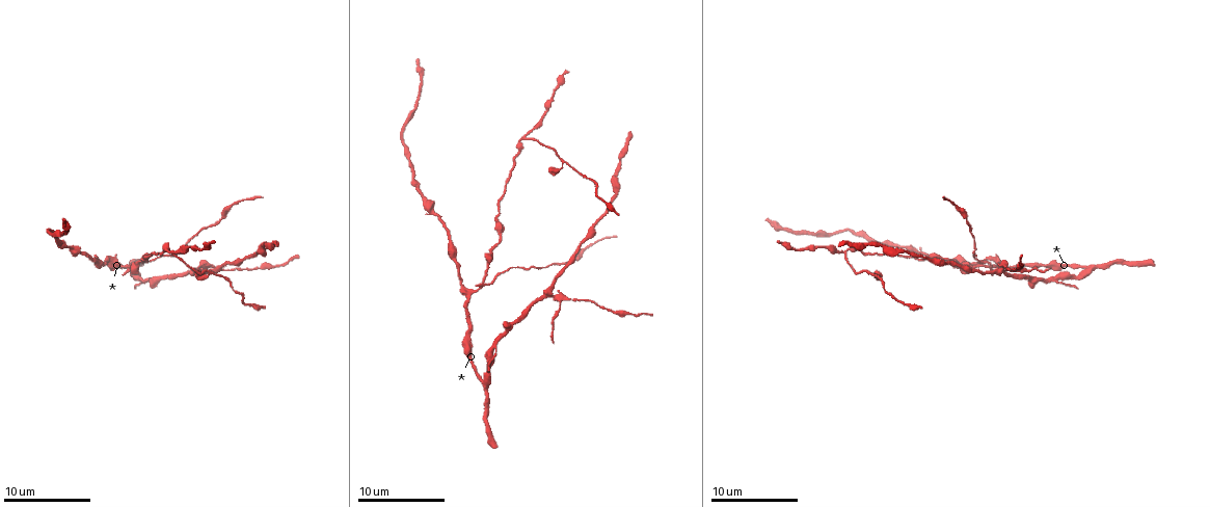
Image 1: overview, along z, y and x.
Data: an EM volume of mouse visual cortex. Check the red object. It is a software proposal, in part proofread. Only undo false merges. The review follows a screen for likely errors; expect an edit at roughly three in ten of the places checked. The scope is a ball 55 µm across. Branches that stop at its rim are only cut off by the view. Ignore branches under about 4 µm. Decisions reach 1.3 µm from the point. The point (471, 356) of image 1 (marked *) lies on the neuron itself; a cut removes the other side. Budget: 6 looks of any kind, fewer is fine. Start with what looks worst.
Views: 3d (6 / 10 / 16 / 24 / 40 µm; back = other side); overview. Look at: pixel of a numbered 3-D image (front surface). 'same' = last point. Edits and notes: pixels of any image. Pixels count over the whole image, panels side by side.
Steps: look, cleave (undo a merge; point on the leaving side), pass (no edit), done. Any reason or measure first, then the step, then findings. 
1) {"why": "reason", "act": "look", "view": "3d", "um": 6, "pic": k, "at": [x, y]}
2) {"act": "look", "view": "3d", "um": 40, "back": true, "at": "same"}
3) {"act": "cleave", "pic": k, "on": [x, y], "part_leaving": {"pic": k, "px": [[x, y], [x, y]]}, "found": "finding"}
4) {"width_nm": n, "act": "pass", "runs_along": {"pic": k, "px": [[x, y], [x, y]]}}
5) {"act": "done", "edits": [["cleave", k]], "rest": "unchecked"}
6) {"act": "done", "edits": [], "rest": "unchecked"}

{"why": "three arms meet", "act": "look", "view": "3d", "um": 10, "pic": 1, "at": [173, 250]}

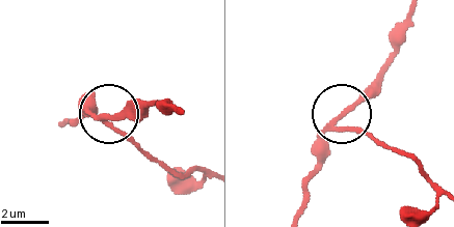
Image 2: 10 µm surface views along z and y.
{"act": "cleave", "pic": 2, "on": [127, 134], "part_leaving": {"pic": 2, "px": [[98, 118], [172, 169], [203, 171]]}, "found": "a second neuron is stuck on"}

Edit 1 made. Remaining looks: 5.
{"why": "four-way junction", "act": "look", "view": "3d", "um": 10, "pic": 1, "at": [485, 281]}

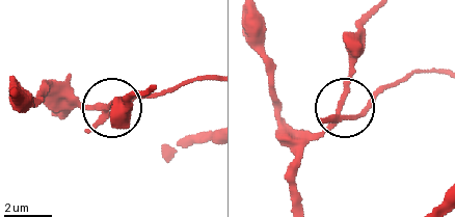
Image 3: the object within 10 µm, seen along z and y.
{"arms": 4, "act": "cleave", "pic": 3, "on": [368, 104], "part_leaving": {"pic": 3, "px": [[342, 120], [410, 76], [440, 73]]}, "found": "a second neuron is stuck on"}

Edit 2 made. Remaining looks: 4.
{"why": "two arms in line, one across", "act": "look", "view": "3d", "um": 10, "pic": 1, "at": [1088, 272]}

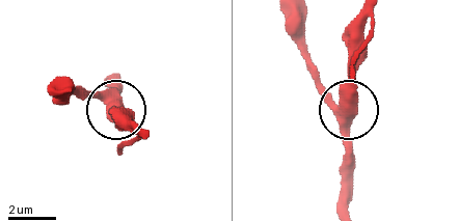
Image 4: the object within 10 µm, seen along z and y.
{"act": "look", "view": "3d", "um": 10, "back": true, "pic": 4, "at": [353, 111]}

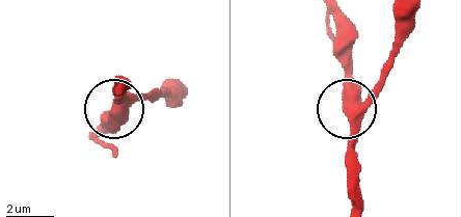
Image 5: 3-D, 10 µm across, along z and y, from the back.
{"width_nm": 420, "act": "pass", "runs_along": {"pic": 5, "px": [[397, 41], [379, 86], [348, 110], [350, 185]]}, "found": "continuous, no second neuron"}

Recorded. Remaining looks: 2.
{"act": "done", "edits": [["cleave", 2], ["cleave", 3]], "rest": "unchecked"}

